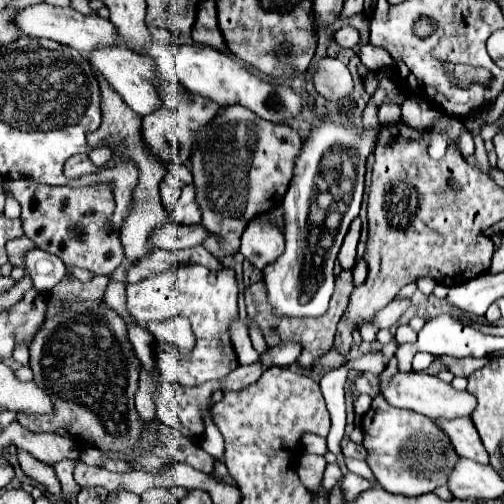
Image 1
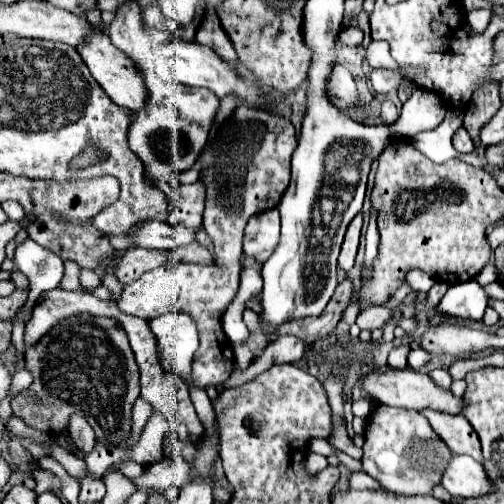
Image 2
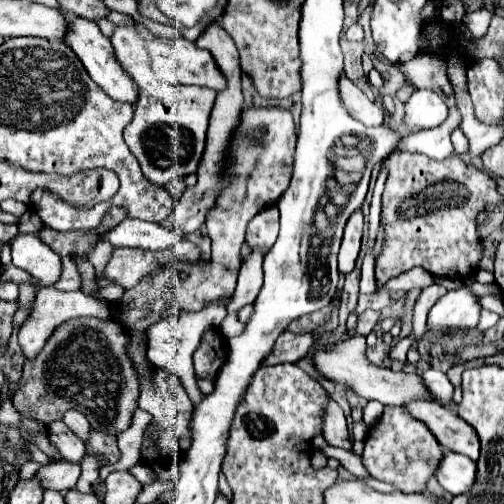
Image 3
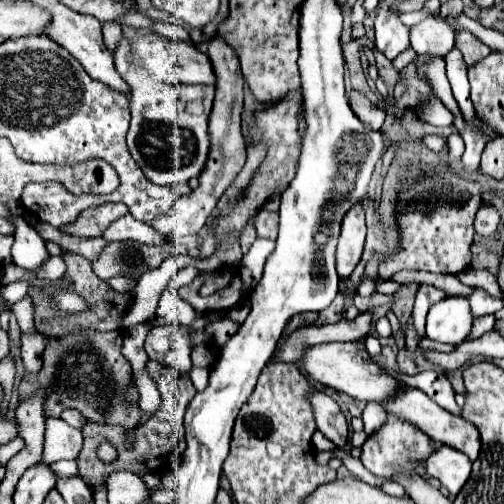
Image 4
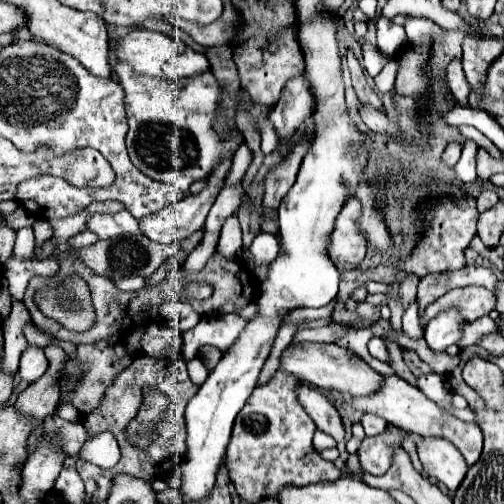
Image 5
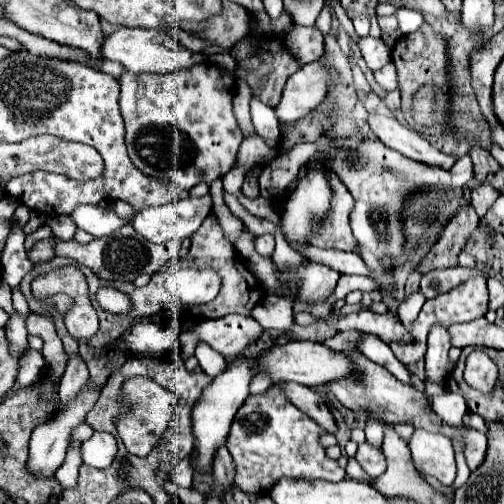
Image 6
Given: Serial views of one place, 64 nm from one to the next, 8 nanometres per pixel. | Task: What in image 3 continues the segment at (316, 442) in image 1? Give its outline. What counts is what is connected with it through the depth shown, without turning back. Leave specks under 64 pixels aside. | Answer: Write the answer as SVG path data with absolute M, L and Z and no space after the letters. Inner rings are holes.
M326 446L326 448L324 448L324 454L330 456L330 458L336 458L336 460L338 460L350 474L354 474L356 478L370 478L368 470L362 466L360 456L354 456L354 454L350 454L348 450L332 448L332 446Z

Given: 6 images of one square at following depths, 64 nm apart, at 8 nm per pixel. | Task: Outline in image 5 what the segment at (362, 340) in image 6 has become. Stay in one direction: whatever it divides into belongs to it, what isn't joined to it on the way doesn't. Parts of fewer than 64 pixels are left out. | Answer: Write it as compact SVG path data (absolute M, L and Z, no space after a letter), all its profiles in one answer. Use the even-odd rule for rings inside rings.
M374 336L374 338L370 338L370 342L368 342L368 352L370 352L370 356L374 356L376 360L380 360L380 362L384 362L384 364L392 364L392 358L390 358L390 352L388 352L388 348L386 348L386 344L384 344L384 340L380 338L380 336Z

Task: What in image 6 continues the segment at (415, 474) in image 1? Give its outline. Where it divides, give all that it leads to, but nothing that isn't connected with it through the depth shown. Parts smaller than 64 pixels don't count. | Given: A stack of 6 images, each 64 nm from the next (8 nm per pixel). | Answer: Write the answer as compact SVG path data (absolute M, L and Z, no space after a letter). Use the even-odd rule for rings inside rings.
M364 442L364 444L358 446L358 452L356 452L354 458L358 460L358 464L360 464L362 470L368 474L370 480L378 478L378 476L386 470L386 460L384 460L382 450L372 448L368 442Z

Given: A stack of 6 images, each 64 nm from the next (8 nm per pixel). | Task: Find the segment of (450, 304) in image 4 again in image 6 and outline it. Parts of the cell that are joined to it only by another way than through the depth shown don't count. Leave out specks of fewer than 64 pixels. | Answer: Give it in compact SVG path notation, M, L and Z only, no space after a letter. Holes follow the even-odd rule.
M432 328L428 334L428 352L426 352L426 382L432 384L442 384L448 376L448 350L450 350L450 340L448 340L448 330L446 328Z

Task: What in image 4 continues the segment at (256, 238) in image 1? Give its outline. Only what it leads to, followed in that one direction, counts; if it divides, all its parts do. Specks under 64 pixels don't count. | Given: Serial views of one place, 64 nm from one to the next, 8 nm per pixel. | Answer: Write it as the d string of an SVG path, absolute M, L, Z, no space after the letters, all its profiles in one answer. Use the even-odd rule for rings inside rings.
M260 210L254 220L256 220L256 232L260 238L276 240L276 236L278 236L278 212Z

